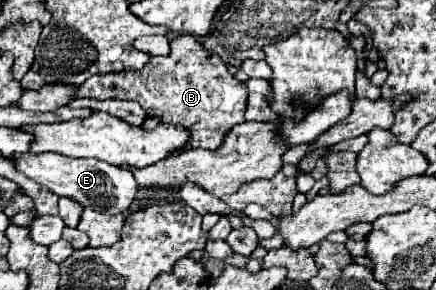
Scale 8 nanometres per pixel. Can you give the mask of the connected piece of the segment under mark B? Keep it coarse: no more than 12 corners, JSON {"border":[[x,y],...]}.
{"border":[[192,35],[76,97],[138,101],[216,150],[244,121],[244,83]]}

